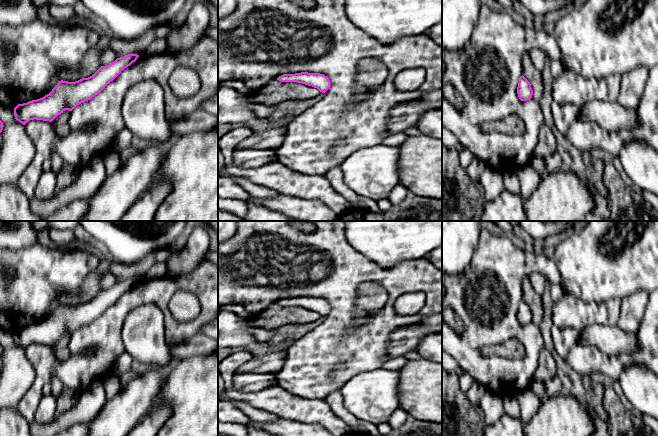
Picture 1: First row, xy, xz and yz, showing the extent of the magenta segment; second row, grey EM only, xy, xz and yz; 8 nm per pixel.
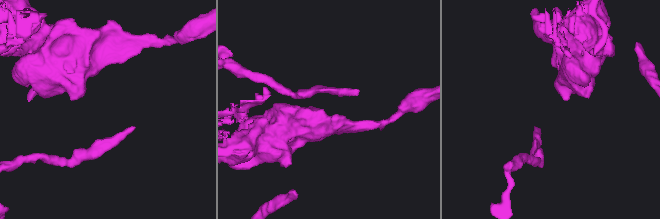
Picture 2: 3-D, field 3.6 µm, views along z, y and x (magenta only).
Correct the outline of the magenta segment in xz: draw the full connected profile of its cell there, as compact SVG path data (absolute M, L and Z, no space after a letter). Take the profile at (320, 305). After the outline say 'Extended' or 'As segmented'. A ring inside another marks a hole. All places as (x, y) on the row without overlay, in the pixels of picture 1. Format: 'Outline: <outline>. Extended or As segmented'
Outline: M301 296L295 298L283 298L277 302L281 306L297 306L317 312L325 317L330 311L331 306L327 300L320 297Z. As segmented

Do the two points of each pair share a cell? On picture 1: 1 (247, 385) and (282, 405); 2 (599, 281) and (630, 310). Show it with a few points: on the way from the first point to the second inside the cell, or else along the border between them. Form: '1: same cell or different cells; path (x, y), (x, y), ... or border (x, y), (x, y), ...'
1: different cells; border (276, 384), (247, 392), (240, 392), (233, 387)
2: different cells; border (642, 291), (630, 293), (620, 300)

